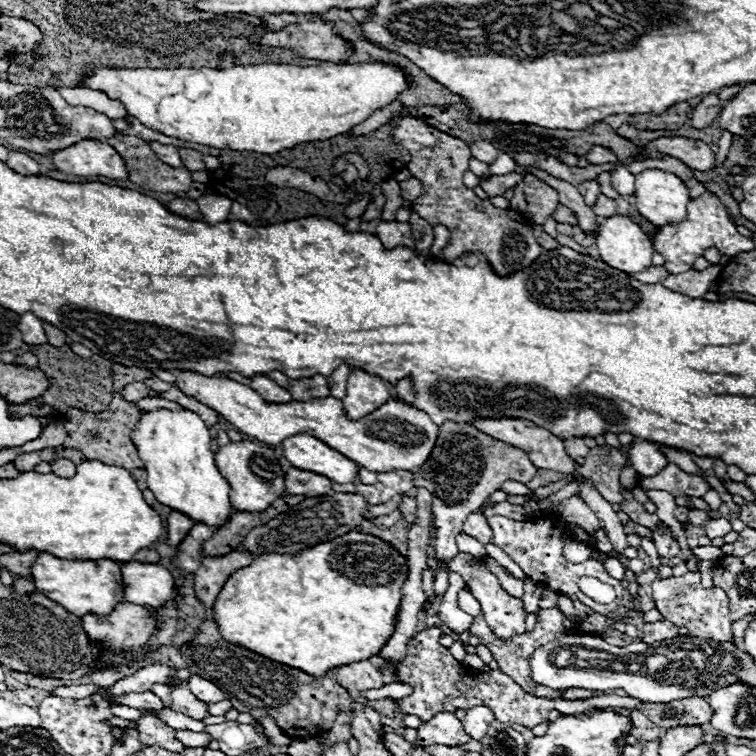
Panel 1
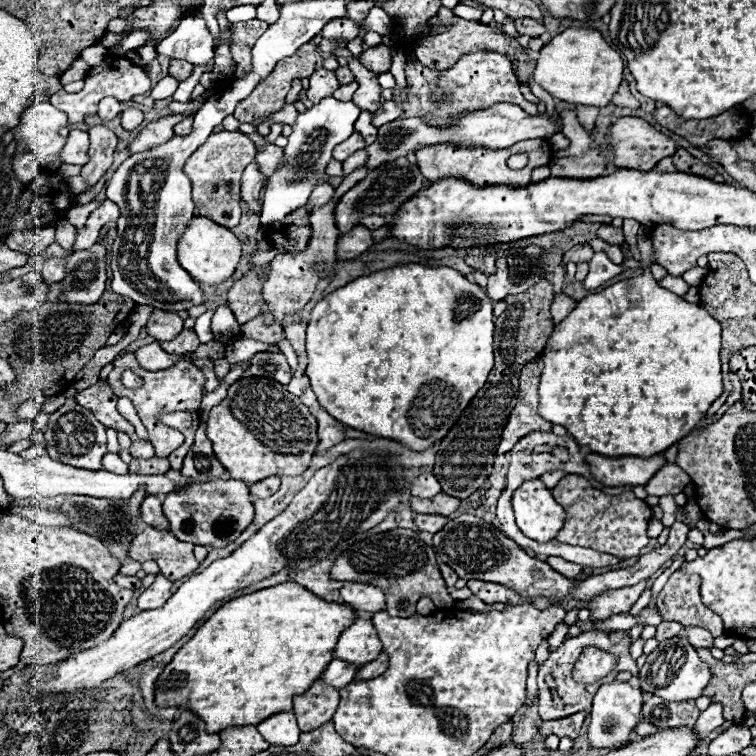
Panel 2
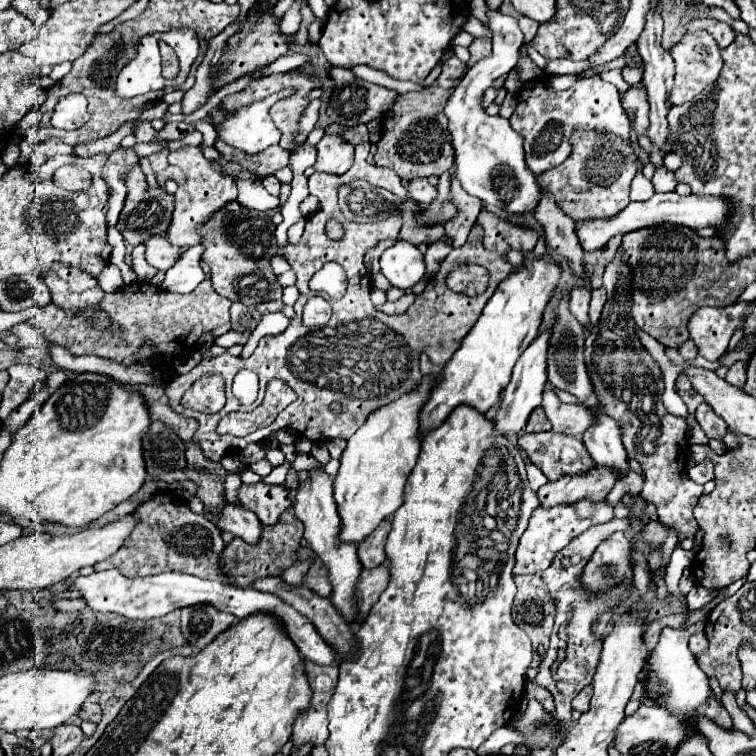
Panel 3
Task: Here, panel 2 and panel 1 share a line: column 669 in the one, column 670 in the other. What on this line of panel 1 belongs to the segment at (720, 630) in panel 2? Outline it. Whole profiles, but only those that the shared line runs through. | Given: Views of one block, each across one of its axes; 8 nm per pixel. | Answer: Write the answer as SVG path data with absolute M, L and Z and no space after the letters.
M688 572L680 578L670 578L670 580L656 580L652 584L652 596L662 616L674 618L674 624L680 628L686 626L690 636L716 642L734 642L726 592L722 588L710 588L710 590L702 588L698 572Z

